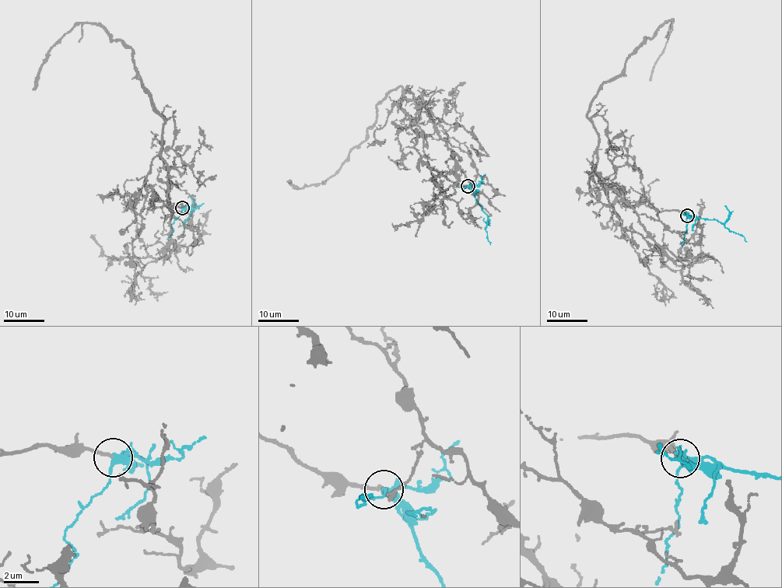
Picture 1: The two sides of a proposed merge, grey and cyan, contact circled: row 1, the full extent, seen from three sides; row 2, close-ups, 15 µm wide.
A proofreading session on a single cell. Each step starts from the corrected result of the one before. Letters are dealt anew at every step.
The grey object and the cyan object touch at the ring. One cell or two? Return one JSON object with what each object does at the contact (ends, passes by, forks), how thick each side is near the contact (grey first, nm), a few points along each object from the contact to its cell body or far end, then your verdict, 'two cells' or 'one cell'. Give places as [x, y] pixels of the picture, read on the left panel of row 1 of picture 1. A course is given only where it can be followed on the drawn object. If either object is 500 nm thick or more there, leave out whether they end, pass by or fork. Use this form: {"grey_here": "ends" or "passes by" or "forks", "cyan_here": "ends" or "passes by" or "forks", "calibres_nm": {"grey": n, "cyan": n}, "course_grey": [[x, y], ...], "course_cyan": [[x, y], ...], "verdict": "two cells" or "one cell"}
{"grey_here": "ends", "cyan_here": "forks", "calibres_nm": {"grey": 170, "cyan": 300}, "course_grey": [[183, 208], [148, 209], [165, 121], [131, 48], [76, 23], [33, 89]], "course_cyan": [[182, 208], [192, 211], [184, 222], [184, 229]], "verdict": "one cell"}

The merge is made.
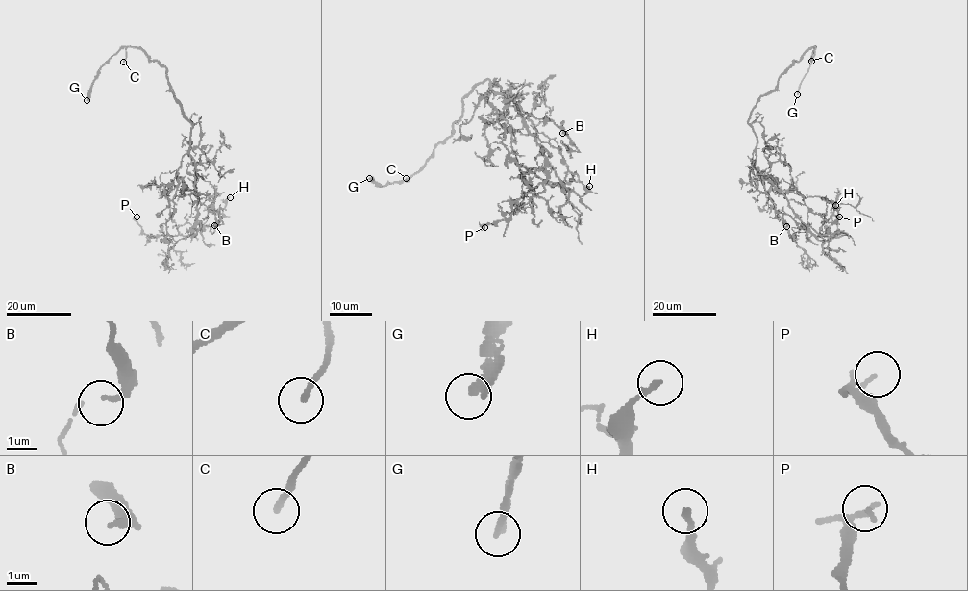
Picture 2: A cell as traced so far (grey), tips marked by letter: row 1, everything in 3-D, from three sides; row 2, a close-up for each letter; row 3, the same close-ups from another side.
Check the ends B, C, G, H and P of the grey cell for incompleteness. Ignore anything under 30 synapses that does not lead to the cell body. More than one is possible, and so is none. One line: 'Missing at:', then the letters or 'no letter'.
Missing at: C, G

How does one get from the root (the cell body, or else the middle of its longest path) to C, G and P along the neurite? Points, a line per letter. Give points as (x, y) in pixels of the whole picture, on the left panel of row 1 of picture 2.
C: (191, 133), (191, 122), (173, 97), (165, 67), (132, 47), (126, 48), (123, 62)
G: (191, 133), (191, 122), (173, 97), (165, 67), (150, 61), (139, 48), (119, 48), (98, 71), (86, 100)
P: (191, 133), (189, 156), (194, 161), (198, 200), (191, 233), (148, 236), (136, 217)

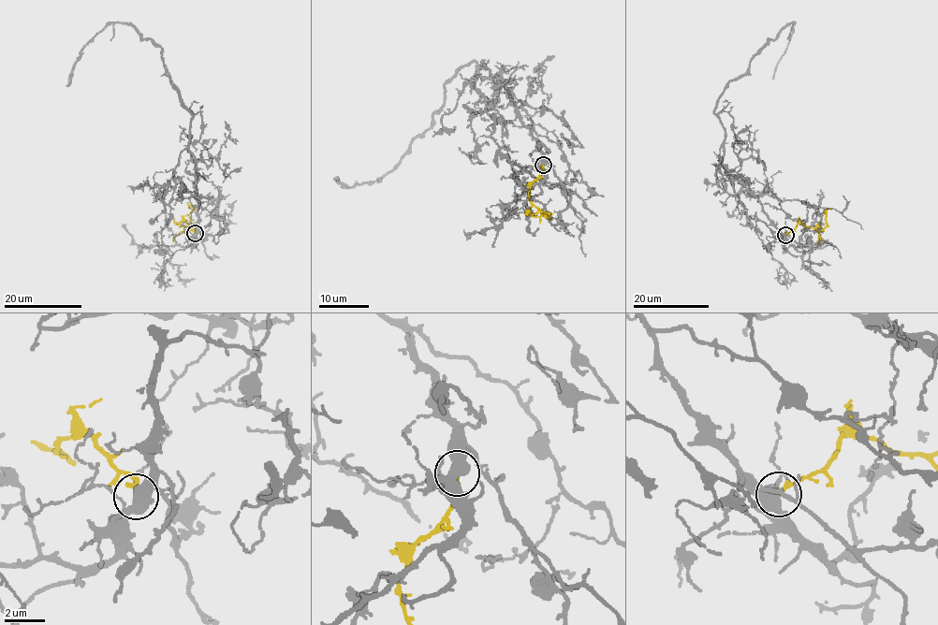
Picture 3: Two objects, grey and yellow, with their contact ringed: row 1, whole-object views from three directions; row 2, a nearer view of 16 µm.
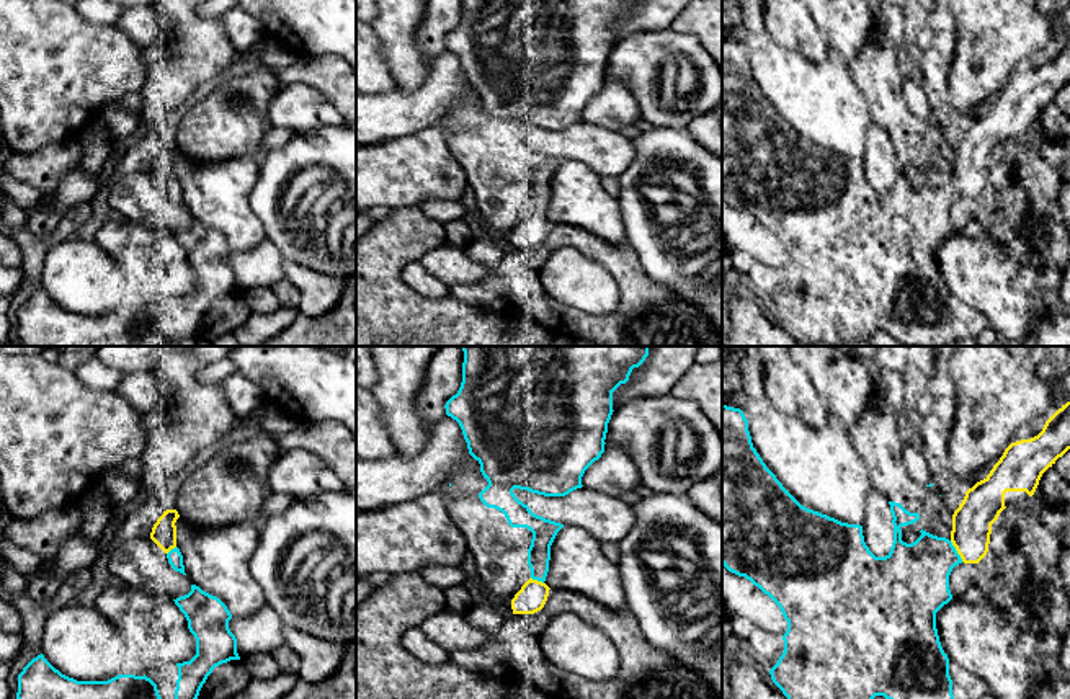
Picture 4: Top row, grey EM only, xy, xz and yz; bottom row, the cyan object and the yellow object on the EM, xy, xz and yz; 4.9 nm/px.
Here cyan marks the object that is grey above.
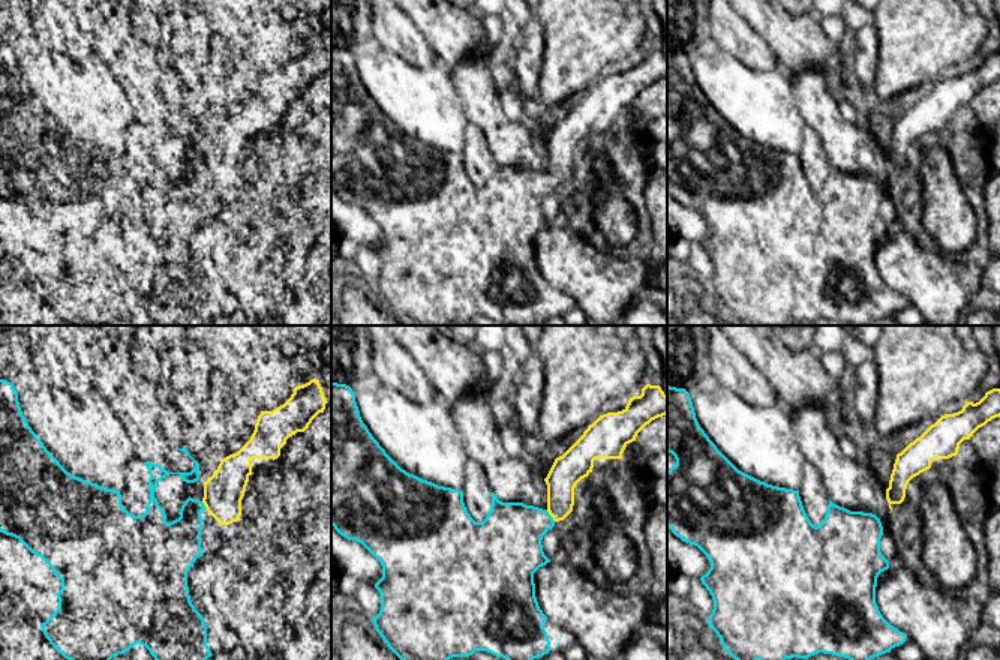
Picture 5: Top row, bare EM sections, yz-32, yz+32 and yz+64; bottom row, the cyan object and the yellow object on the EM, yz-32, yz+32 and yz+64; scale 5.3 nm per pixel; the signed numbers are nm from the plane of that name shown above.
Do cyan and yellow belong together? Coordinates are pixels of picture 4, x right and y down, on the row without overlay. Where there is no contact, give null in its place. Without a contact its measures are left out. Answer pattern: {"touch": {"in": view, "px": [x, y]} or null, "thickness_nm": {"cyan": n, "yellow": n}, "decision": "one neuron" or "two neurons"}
{"touch": {"in": "yz", "px": [956, 185]}, "thickness_nm": {"cyan": 360, "yellow": 190}, "decision": "one neuron"}

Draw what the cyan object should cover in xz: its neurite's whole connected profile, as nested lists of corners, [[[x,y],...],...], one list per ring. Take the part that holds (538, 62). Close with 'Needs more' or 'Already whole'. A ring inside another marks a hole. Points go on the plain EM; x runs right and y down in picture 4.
[[[462,0],[462,16],[444,42],[462,64],[469,88],[480,98],[488,119],[479,127],[487,142],[502,145],[511,162],[526,162],[533,167],[528,183],[531,212],[511,234],[513,248],[541,245],[549,230],[544,217],[549,206],[551,180],[564,158],[534,149],[513,127],[515,122],[544,131],[565,131],[582,122],[585,105],[604,87],[608,57],[613,49],[613,26],[629,15],[639,0]]]. Needs more

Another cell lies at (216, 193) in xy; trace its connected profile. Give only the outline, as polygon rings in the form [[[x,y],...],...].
[[[178,152],[175,160],[176,181],[191,219],[217,230],[232,252],[250,250],[266,238],[261,220],[250,207],[258,178],[253,157],[201,162]]]

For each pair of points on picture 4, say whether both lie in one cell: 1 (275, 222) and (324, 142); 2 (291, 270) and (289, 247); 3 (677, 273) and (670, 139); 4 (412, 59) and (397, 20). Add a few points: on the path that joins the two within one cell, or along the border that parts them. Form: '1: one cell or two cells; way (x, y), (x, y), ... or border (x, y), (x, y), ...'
1: one cell; way (273, 200), (273, 182), (301, 154)
2: two cells; border (285, 260), (317, 270), (327, 276)
3: one cell; way (646, 239), (631, 203), (631, 178), (637, 169)
4: one cell; way (402, 49), (397, 44), (397, 30)

